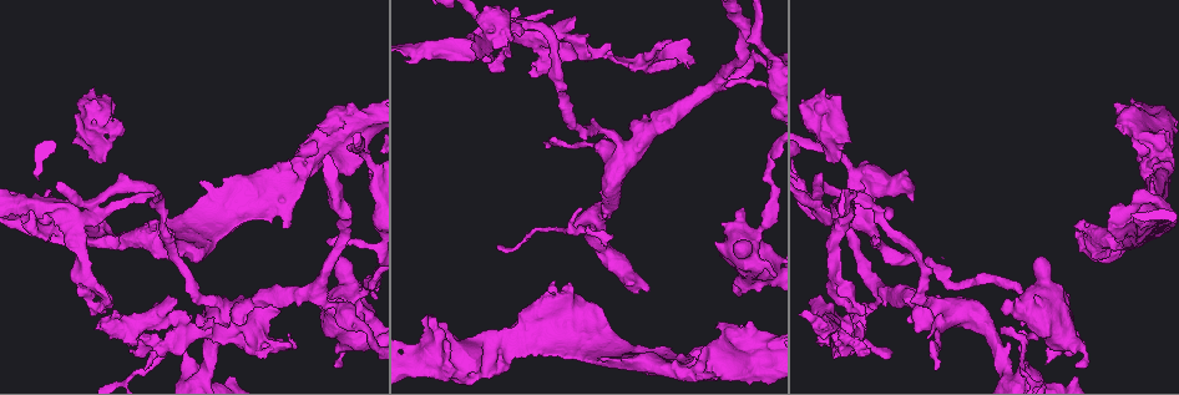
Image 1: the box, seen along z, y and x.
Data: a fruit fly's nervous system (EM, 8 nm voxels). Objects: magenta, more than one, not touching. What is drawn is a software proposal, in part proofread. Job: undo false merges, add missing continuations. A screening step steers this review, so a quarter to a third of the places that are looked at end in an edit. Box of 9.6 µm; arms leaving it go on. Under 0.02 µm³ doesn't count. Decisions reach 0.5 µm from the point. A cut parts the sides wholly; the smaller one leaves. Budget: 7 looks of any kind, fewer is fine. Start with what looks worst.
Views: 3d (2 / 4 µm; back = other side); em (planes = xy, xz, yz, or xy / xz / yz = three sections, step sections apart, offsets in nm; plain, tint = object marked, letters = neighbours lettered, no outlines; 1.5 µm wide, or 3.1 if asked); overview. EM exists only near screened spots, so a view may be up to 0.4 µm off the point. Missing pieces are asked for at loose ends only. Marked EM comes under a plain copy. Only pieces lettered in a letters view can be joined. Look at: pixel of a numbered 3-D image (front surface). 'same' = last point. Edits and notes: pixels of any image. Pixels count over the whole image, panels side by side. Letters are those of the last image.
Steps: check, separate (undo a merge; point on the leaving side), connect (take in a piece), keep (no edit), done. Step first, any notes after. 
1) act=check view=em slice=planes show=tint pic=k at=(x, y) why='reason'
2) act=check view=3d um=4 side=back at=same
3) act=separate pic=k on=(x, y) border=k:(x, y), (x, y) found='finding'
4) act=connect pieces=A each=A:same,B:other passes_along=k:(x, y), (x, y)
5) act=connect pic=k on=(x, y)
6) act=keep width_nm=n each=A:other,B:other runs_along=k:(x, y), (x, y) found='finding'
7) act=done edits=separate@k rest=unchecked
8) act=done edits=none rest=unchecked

act=check view=em slice=planes show=letters pic=1 at=(482, 58)

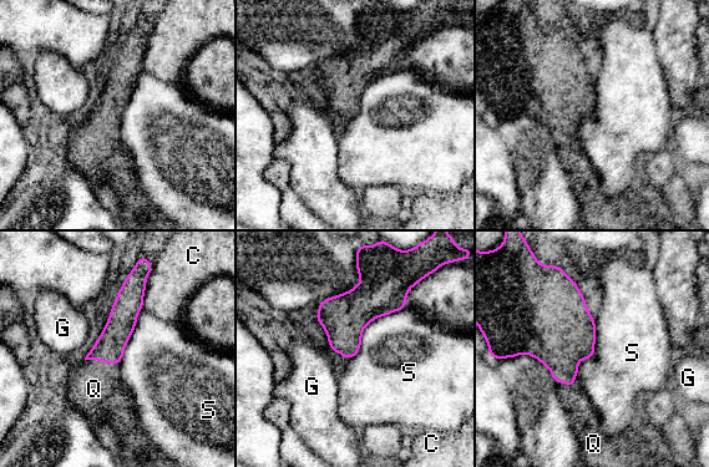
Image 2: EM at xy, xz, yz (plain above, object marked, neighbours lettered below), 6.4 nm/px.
act=connect pieces=Q each=C:other,G:other,Q:same,S:other passes_along=2:(109, 348), (102, 361), (94, 389) found='it goes on there'

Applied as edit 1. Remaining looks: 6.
act=check view=3d um=4 pic=1 at=(180, 327) why='thick turns thin'

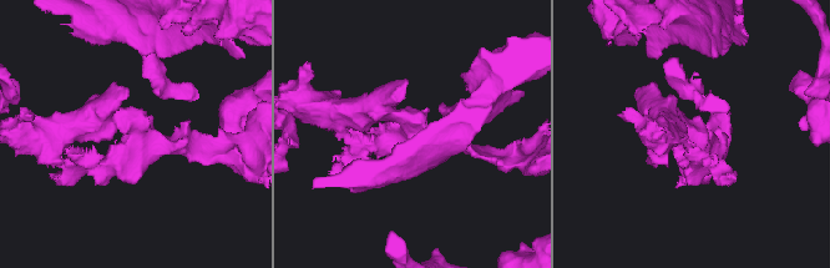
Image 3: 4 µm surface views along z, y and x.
act=check view=em slice=planes show=tint pic=3 at=(690, 131)

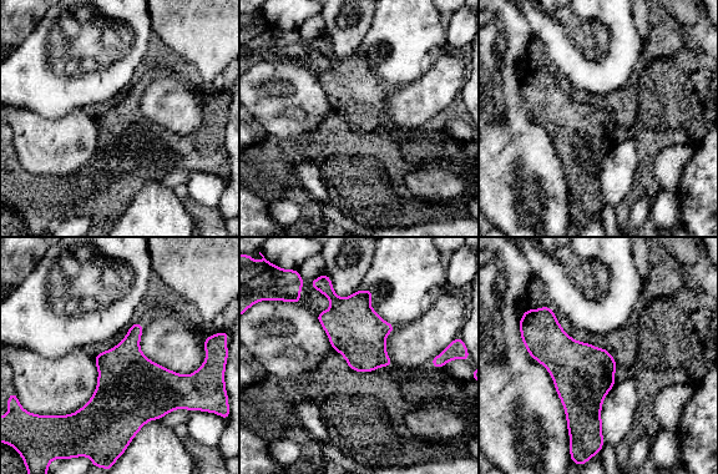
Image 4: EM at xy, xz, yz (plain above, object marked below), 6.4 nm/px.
act=check view=em slice=planes show=letters at=same

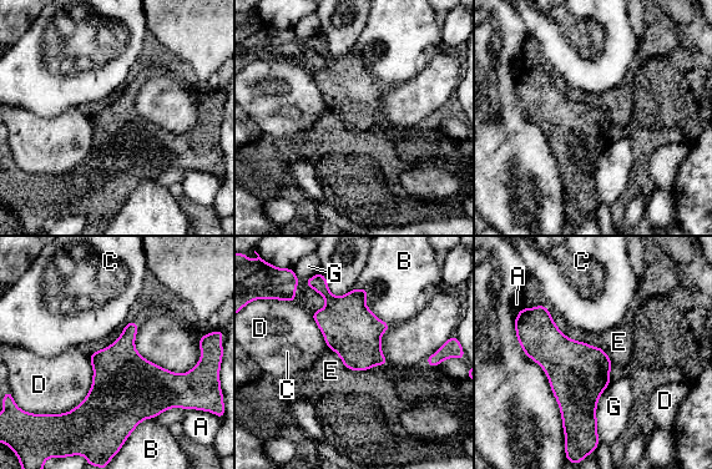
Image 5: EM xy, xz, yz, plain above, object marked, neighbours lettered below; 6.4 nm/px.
act=keep longest_contact=D:440nm each=A:other,B:other,C:other,D:other,E:other,G:other found='continuous, no second neuron'

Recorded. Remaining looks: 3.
act=check view=3d um=4 pic=1 at=(212, 246) why='abrupt turn'

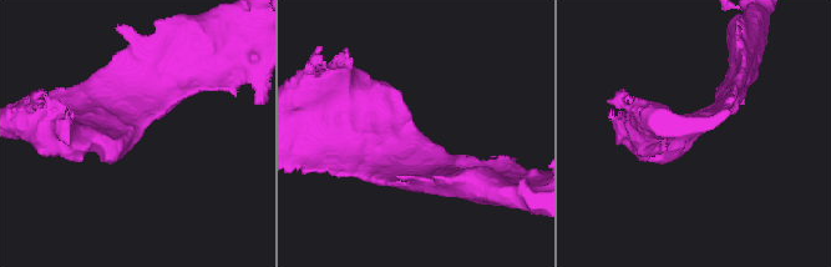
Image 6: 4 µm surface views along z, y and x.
act=check view=em slice=xz step=4 show=letters pic=6 at=(414, 132)

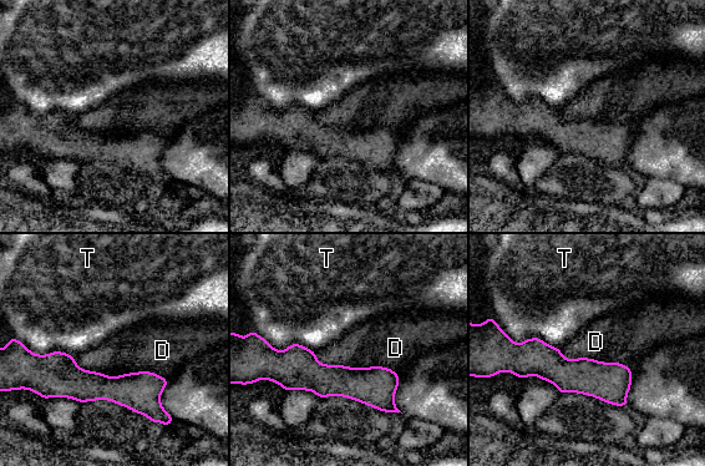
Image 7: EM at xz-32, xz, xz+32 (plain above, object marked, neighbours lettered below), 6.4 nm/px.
act=keep each=D:other,T:other border=7:(74, 356), (107, 375), (167, 379) found='all the same neuron'

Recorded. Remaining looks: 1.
act=done edits=connect@2 rest=unchecked

